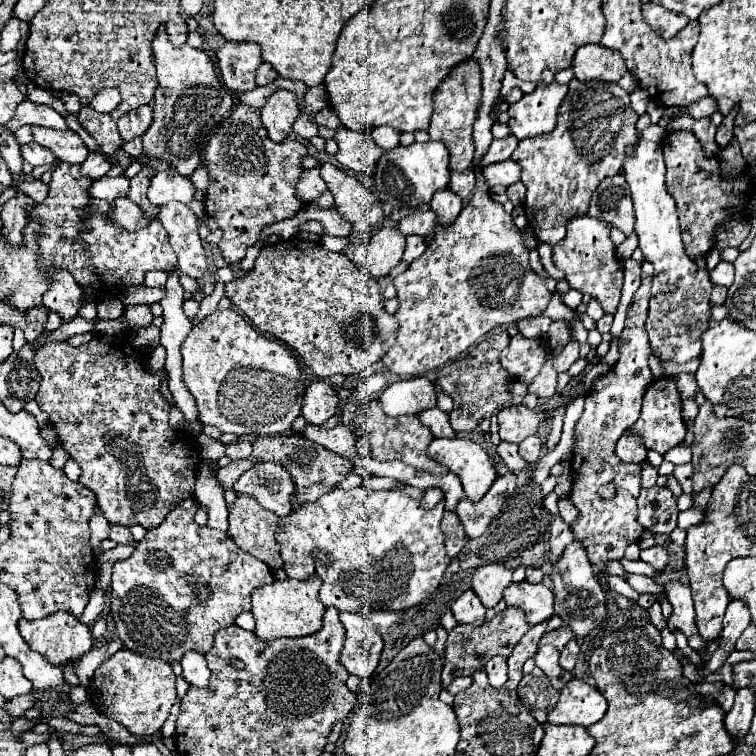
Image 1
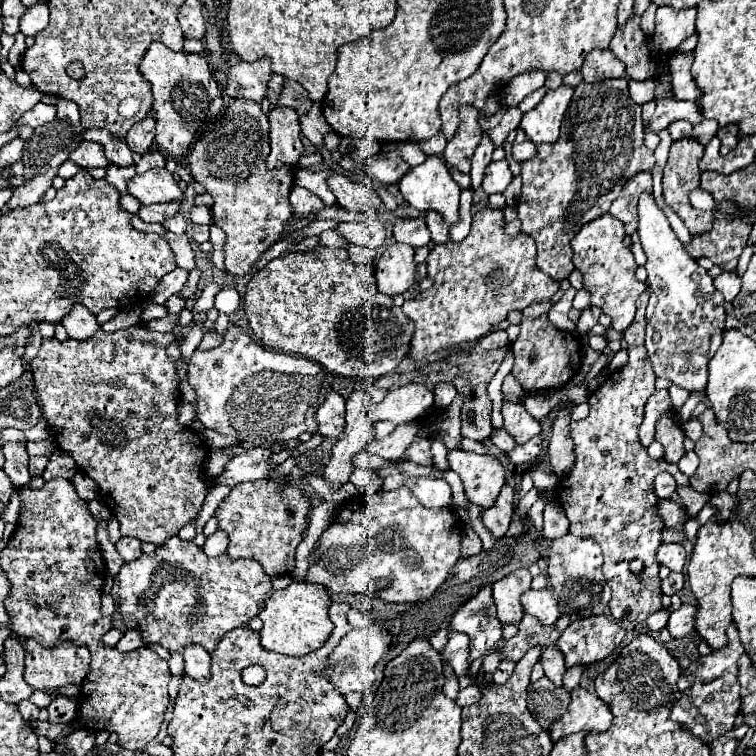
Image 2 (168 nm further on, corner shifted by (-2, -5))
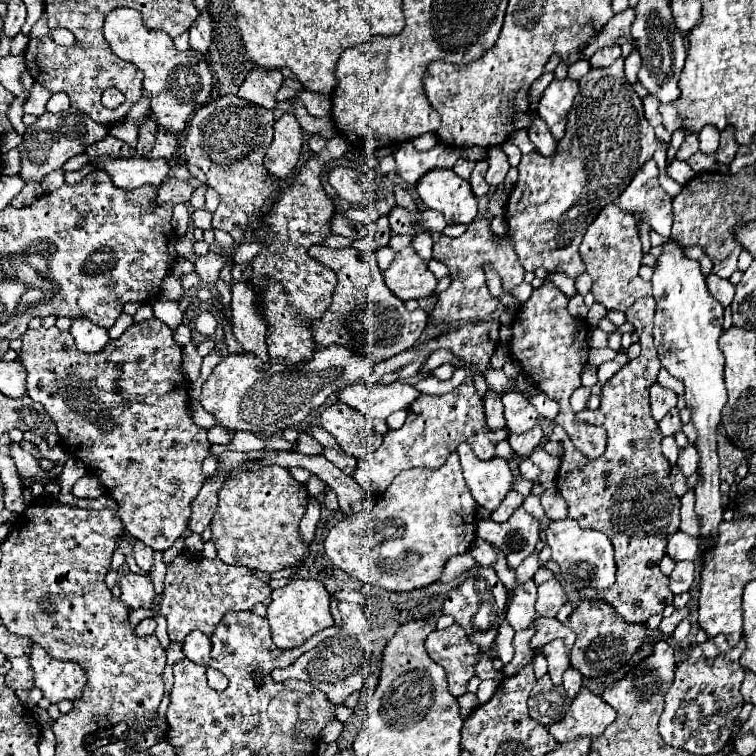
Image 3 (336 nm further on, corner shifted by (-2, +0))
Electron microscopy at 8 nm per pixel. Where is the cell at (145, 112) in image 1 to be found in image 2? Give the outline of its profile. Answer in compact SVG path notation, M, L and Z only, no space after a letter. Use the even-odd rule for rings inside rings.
M148 116L142 122L136 122L130 128L130 132L126 134L126 142L136 158L140 158L142 154L146 154L150 150L152 142L154 142L154 126L156 126L156 120L152 116Z

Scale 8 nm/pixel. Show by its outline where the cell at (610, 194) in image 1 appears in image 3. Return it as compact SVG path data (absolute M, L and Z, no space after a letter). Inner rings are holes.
M654 159L646 161L638 169L638 175L634 175L626 191L622 191L618 207L620 211L640 215L642 223L648 223L662 237L670 237L672 197L668 197L658 185L658 169Z

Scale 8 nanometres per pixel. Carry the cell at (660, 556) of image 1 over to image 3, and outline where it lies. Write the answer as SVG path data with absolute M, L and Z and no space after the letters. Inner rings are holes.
M674 533L670 539L668 539L668 547L666 547L666 553L670 559L674 559L676 563L678 561L694 561L696 555L700 551L700 541L696 537L690 537L686 533Z

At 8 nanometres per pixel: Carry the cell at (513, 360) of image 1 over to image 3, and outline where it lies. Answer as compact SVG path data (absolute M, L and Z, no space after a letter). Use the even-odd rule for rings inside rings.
M544 281L542 287L534 289L532 297L518 309L512 321L510 351L514 361L518 361L522 367L524 375L528 375L530 381L550 399L560 403L560 413L554 421L564 427L574 447L592 459L604 453L606 431L588 423L576 423L570 409L570 395L576 387L580 387L580 373L588 363L588 323L584 319L572 317L566 305L568 297L550 281Z

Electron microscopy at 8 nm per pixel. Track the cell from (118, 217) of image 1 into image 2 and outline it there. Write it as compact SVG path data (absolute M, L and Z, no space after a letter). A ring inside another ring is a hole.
M166 202L166 204L152 204L140 208L140 218L144 222L164 222L166 218L174 216L180 210L180 202Z

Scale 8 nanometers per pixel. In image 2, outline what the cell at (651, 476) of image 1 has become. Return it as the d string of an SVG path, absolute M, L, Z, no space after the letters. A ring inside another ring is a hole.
M660 472L656 476L656 496L658 498L672 498L674 490L676 490L676 480L672 478L672 474L668 472Z

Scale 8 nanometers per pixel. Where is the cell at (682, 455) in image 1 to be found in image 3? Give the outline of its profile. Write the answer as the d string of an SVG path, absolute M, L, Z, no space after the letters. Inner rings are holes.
M688 443L682 451L680 451L680 457L678 457L678 469L688 477L692 475L696 469L698 469L698 451L692 443Z

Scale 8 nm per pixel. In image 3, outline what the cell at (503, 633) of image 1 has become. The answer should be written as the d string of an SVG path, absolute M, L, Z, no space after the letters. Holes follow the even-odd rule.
M538 617L538 619L534 619L534 629L536 629L536 635L532 637L530 645L536 647L536 649L542 649L546 643L550 643L554 639L564 639L564 643L566 643L566 647L570 651L572 643L576 639L574 631L566 623L560 623L558 619Z

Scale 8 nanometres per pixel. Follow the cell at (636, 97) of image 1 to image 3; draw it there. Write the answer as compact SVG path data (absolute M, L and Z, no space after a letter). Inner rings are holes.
M632 51L630 57L626 59L626 67L624 67L624 71L626 71L626 79L628 79L632 85L638 83L638 71L640 71L640 67L642 67L640 55L638 55L636 51Z

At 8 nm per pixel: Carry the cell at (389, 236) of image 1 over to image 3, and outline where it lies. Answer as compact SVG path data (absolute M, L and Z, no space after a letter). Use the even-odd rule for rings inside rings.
M404 247L394 255L394 261L384 271L384 281L402 301L432 295L436 285L436 277L428 271L426 261L422 261L412 247Z

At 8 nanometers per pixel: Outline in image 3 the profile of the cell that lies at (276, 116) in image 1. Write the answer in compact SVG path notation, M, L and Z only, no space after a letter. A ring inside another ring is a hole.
M284 113L274 123L274 141L266 151L264 165L280 181L290 181L302 149L302 127L292 113Z

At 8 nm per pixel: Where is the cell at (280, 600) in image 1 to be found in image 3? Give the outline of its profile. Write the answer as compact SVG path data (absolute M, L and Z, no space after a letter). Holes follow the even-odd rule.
M298 579L282 589L274 589L272 603L268 605L268 621L274 645L278 649L294 649L318 631L334 625L330 613L330 593L320 581L314 579Z

